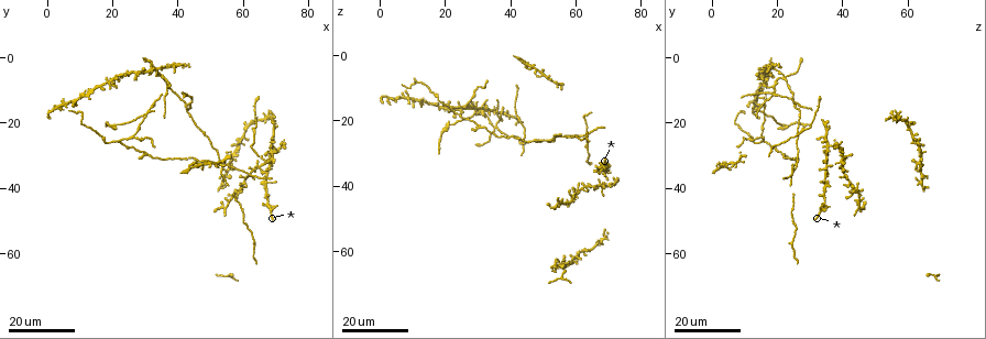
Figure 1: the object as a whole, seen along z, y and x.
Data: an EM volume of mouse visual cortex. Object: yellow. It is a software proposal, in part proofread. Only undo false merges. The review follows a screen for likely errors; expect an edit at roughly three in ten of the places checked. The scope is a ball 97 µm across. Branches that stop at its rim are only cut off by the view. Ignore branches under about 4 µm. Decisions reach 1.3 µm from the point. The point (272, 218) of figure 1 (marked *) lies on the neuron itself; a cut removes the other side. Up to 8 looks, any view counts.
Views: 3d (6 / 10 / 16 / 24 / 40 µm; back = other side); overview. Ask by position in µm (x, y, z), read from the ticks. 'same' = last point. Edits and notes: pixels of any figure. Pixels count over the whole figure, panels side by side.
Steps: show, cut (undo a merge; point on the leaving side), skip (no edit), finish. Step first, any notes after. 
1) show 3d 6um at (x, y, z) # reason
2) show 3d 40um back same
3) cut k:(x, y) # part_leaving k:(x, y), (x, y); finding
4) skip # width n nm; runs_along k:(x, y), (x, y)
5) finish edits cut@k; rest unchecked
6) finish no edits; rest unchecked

show 3d 16um at (35, 6, 21)

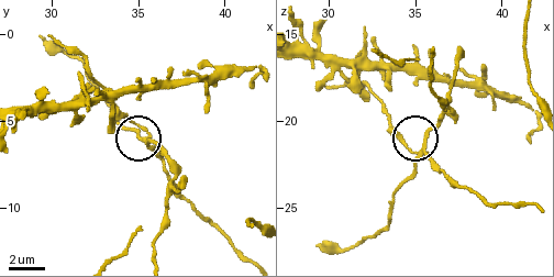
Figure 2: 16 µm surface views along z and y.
show 3d 10um at (35.4, 6.2, 21.8)

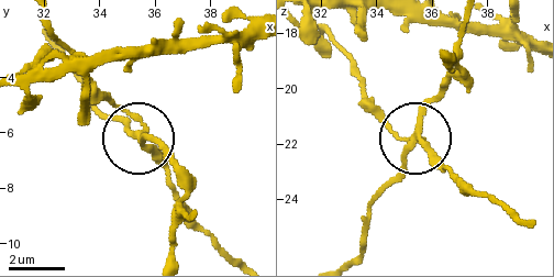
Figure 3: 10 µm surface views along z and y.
cut 3:(163, 145) # part_leaving 3:(419, 131), (460, 69), (452, 63); a second neuron is stuck on

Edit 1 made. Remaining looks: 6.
show 3d 24um at (21, 26, 15) # three-way junction

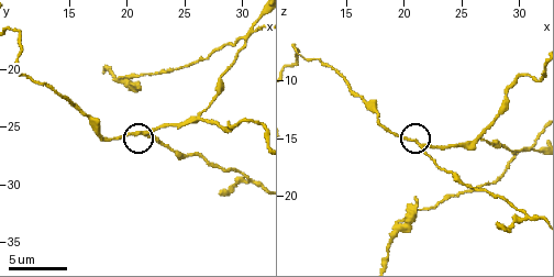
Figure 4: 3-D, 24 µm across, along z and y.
show 3d 6um at (21.6, 25.6, 15.4)

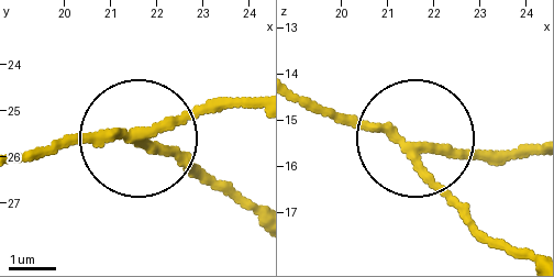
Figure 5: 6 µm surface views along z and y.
cut 5:(196, 106) # side_arm 26 um; arms 3; two neurons meet here

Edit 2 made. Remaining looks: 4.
show 3d 16um at (42, 14, 25) # a fork

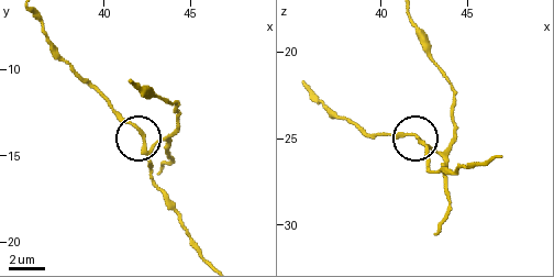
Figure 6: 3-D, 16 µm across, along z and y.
show 3d 10um at (42.6, 14.6, 25.3)

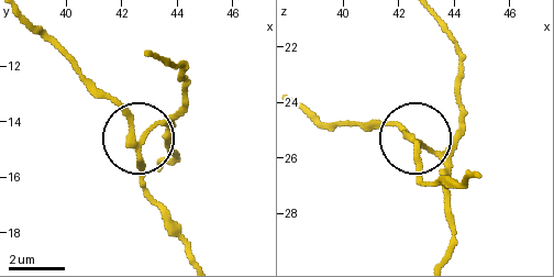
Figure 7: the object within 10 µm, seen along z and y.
cut 7:(173, 136) # width 180 nm; part_leaving 7:(148, 132), (181, 99), (181, 64), (153, 54); a second neuron is stuck on

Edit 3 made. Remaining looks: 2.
finish edits cut@3, cut@5, cut@7; rest unchecked

